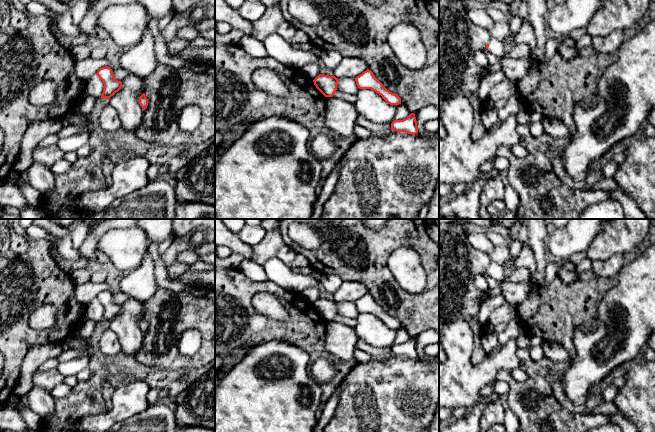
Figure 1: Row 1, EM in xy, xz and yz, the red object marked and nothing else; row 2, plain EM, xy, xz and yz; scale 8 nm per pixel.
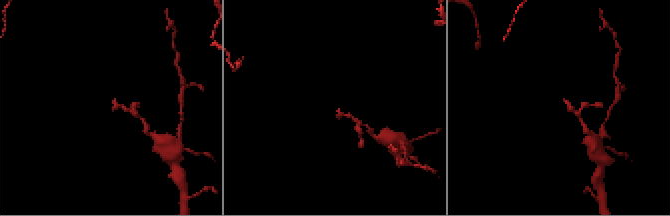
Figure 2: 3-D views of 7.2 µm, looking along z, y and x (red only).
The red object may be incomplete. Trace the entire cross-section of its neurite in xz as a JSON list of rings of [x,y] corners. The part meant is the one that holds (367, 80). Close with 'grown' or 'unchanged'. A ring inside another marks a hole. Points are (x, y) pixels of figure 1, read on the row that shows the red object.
[[[369,69],[355,78],[359,89],[371,89],[382,96],[382,98],[390,105],[401,104],[401,98],[387,90],[383,84],[375,77],[373,72]]]; unchanged

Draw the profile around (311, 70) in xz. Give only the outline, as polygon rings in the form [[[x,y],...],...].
[[[310,62],[303,66],[300,70],[310,79],[314,80],[319,74],[319,63]]]

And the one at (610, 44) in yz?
[[[615,30],[605,37],[593,37],[591,47],[599,54],[616,54],[624,41],[624,30]]]

